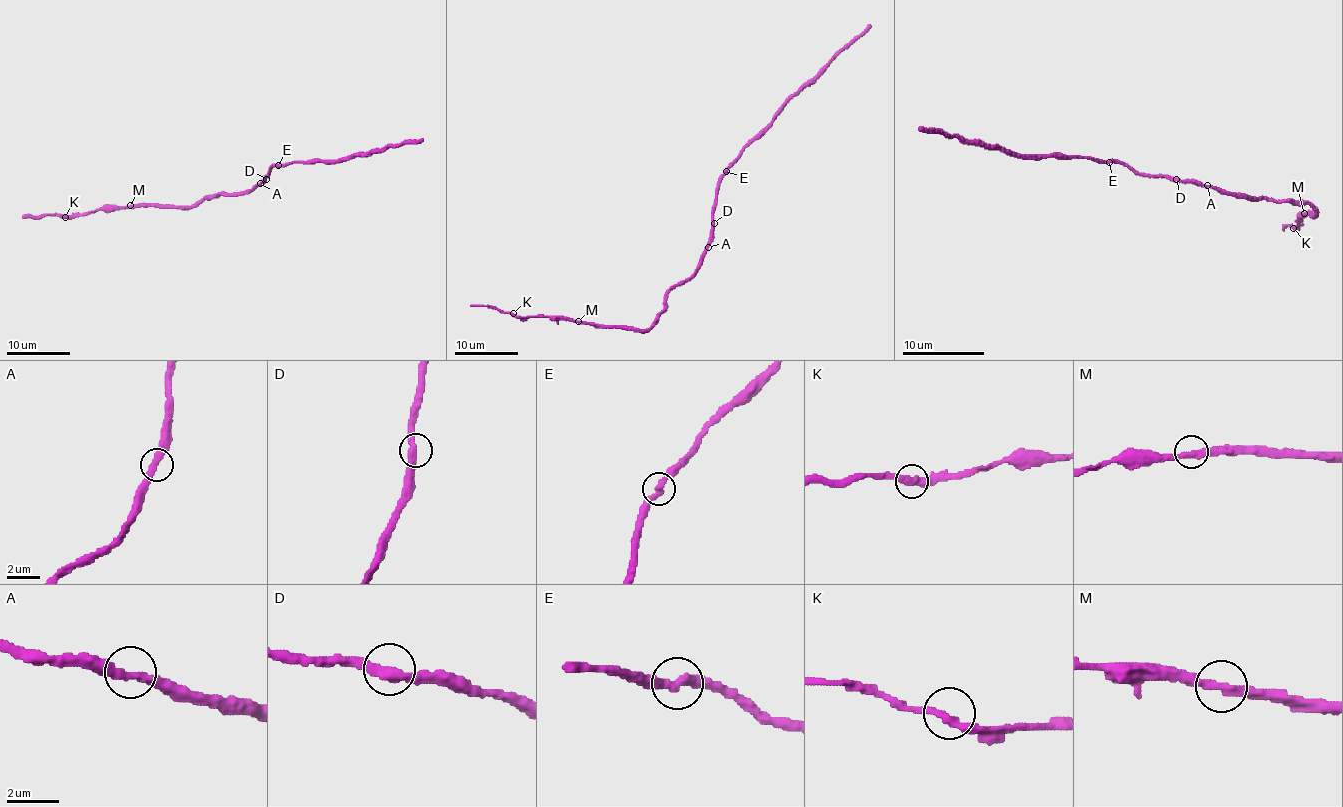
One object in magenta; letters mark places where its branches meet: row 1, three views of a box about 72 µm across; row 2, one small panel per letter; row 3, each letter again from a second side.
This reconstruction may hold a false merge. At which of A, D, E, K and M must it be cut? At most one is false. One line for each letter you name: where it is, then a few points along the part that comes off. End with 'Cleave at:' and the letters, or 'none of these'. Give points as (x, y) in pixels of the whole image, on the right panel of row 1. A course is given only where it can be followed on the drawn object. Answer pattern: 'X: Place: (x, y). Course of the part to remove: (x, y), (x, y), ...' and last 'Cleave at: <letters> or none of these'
Cleave at: none of these

